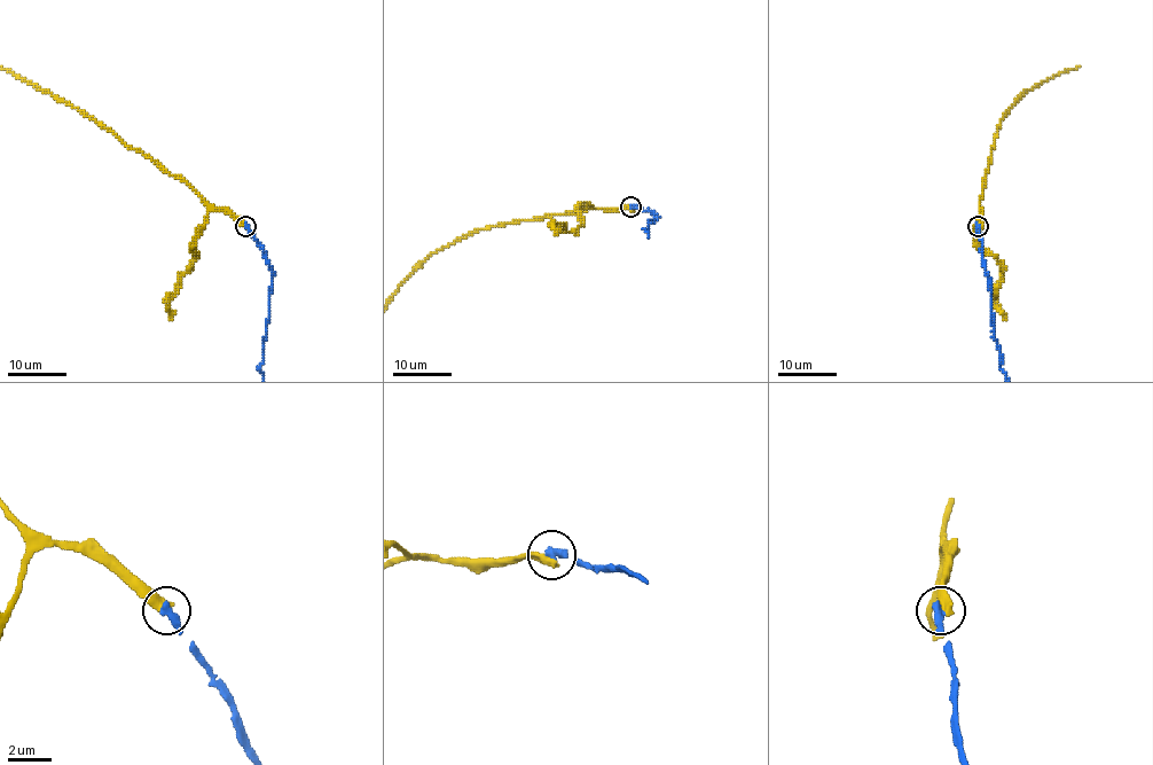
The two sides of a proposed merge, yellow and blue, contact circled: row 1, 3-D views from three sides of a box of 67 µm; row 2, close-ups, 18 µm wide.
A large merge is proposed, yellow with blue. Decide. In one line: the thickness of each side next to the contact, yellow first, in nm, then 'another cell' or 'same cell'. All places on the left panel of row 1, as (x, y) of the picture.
500 nm thick on the yellow side, 420 nm on the other; another cell

